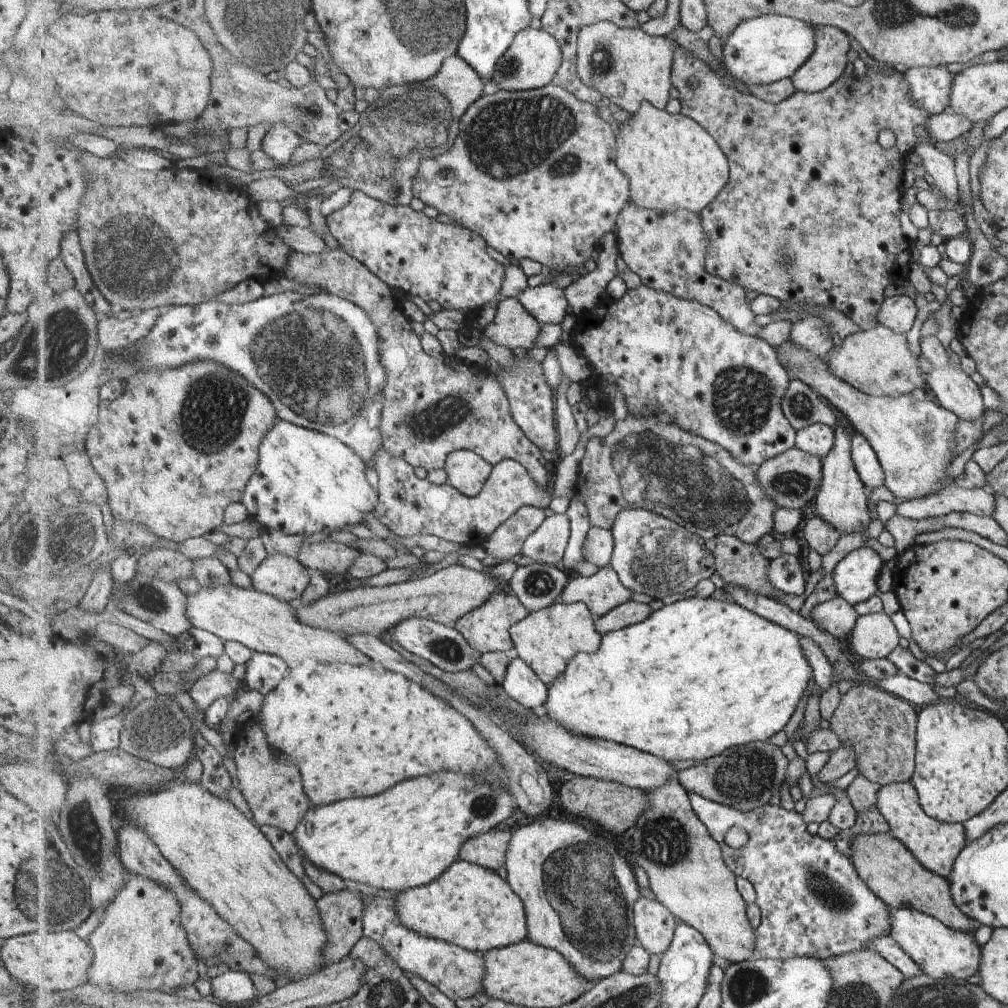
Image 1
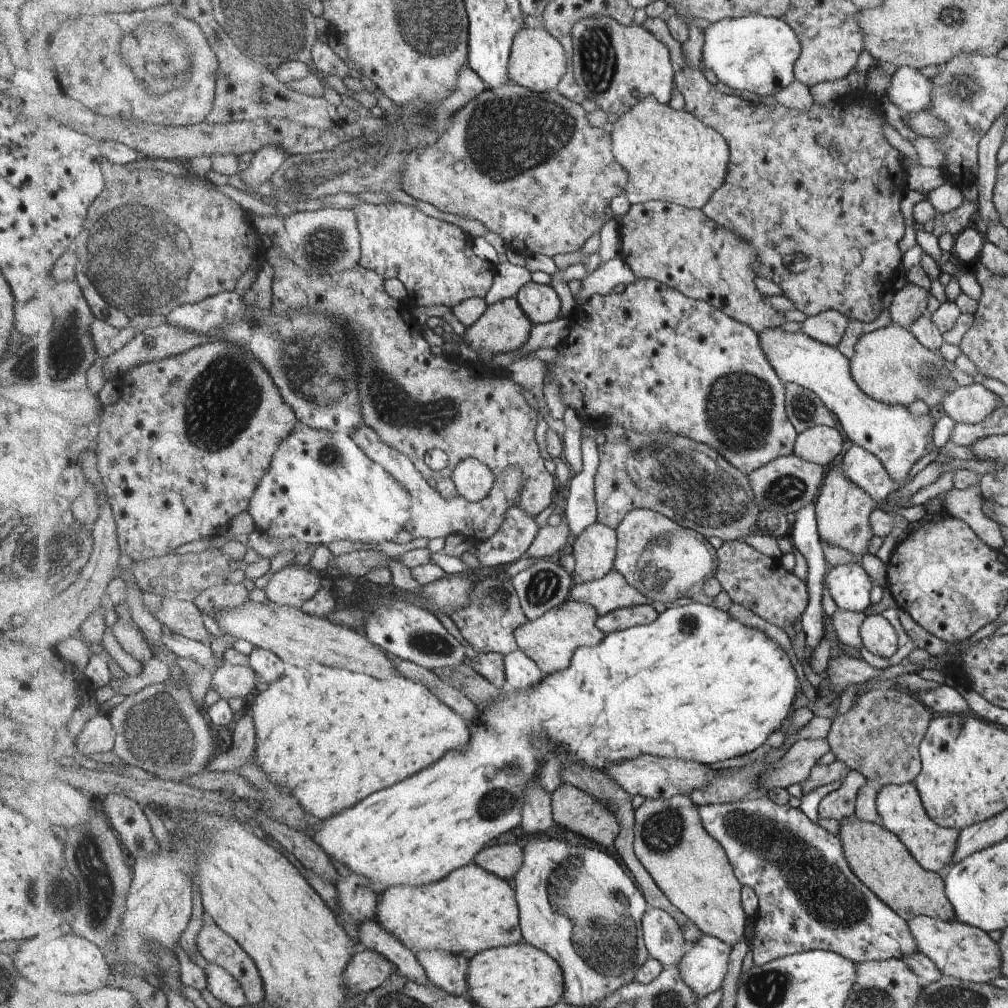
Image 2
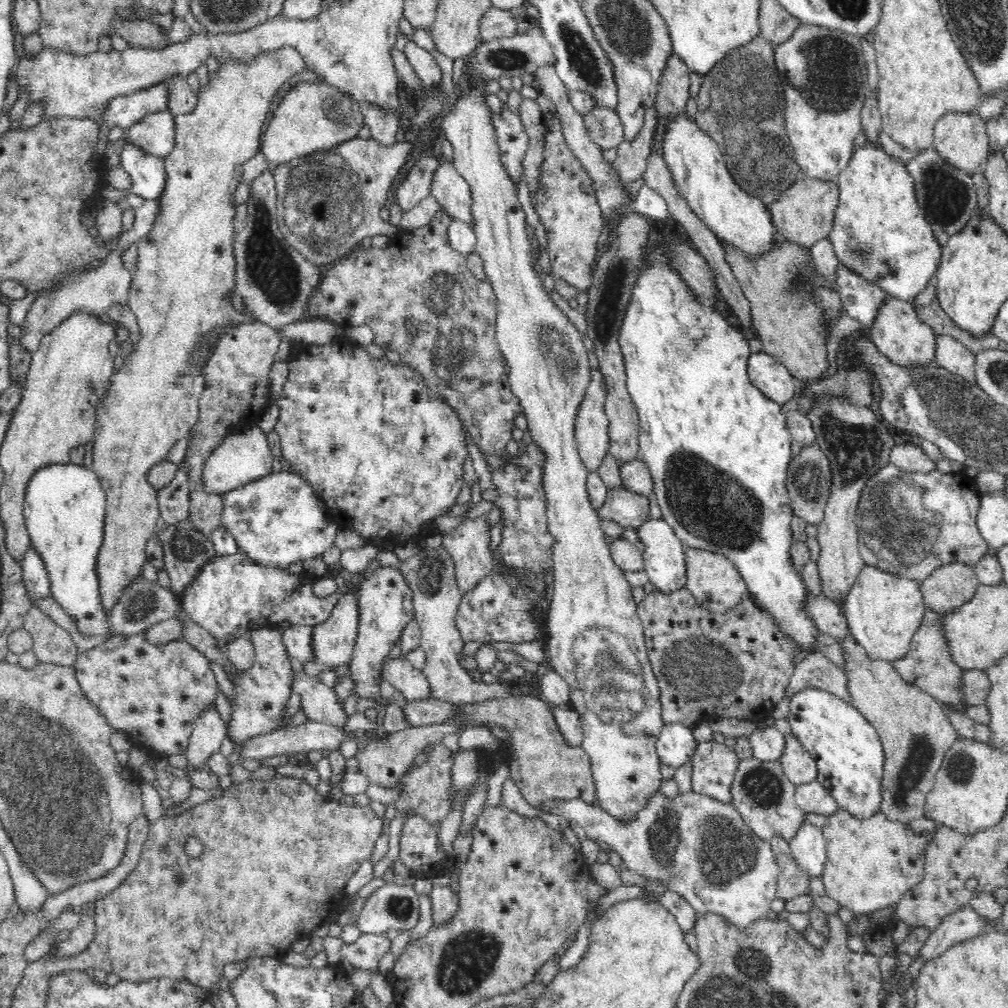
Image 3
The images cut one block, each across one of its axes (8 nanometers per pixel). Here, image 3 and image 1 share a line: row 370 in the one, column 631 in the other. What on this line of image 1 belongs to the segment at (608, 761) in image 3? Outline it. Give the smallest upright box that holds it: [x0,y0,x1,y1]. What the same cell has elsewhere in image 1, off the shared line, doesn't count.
[609,509,715,600]

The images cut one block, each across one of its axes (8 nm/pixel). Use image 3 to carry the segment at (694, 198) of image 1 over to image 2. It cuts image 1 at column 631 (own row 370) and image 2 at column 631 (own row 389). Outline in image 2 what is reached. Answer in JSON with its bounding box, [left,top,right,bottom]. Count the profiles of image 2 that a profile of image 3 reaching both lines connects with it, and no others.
[611,96,732,209]

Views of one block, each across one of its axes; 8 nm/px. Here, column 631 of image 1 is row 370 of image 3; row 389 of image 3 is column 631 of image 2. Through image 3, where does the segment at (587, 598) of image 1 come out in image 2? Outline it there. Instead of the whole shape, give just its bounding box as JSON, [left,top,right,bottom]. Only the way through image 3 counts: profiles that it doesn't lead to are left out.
[569,569,647,617]

